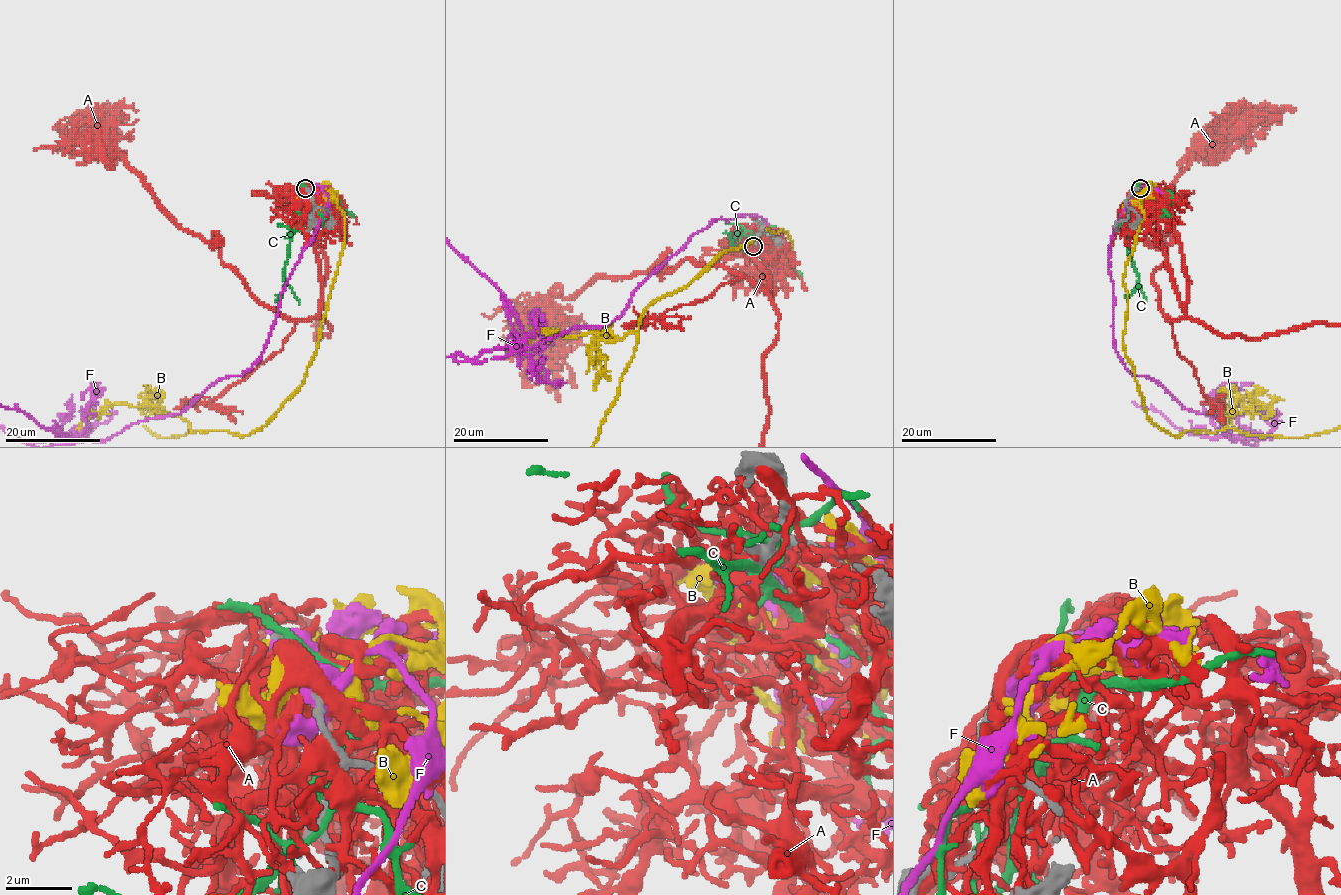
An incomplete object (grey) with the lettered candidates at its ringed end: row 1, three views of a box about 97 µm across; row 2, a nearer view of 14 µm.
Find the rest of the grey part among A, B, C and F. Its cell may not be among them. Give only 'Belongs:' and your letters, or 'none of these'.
Belongs: none of these

